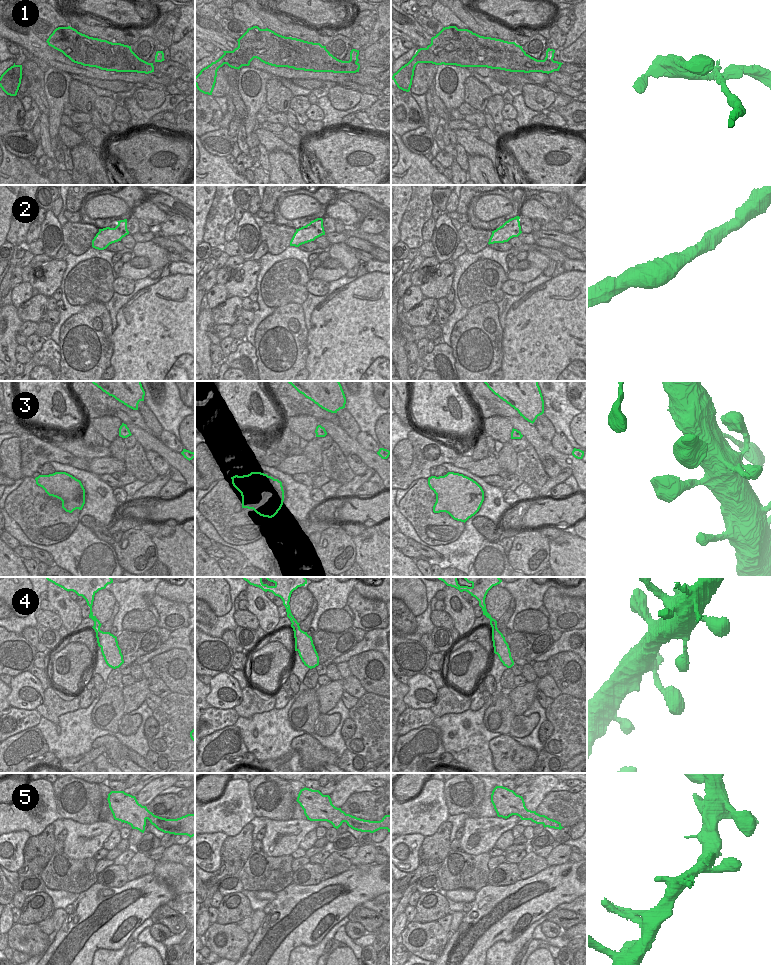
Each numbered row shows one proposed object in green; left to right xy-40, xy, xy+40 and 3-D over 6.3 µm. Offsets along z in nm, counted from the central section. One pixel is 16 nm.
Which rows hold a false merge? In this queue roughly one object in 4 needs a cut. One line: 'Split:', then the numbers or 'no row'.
Split: 1

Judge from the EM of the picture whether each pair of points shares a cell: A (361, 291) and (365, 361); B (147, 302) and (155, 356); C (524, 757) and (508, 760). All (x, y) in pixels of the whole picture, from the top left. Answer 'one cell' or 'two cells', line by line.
A: one cell
B: one cell
C: one cell

